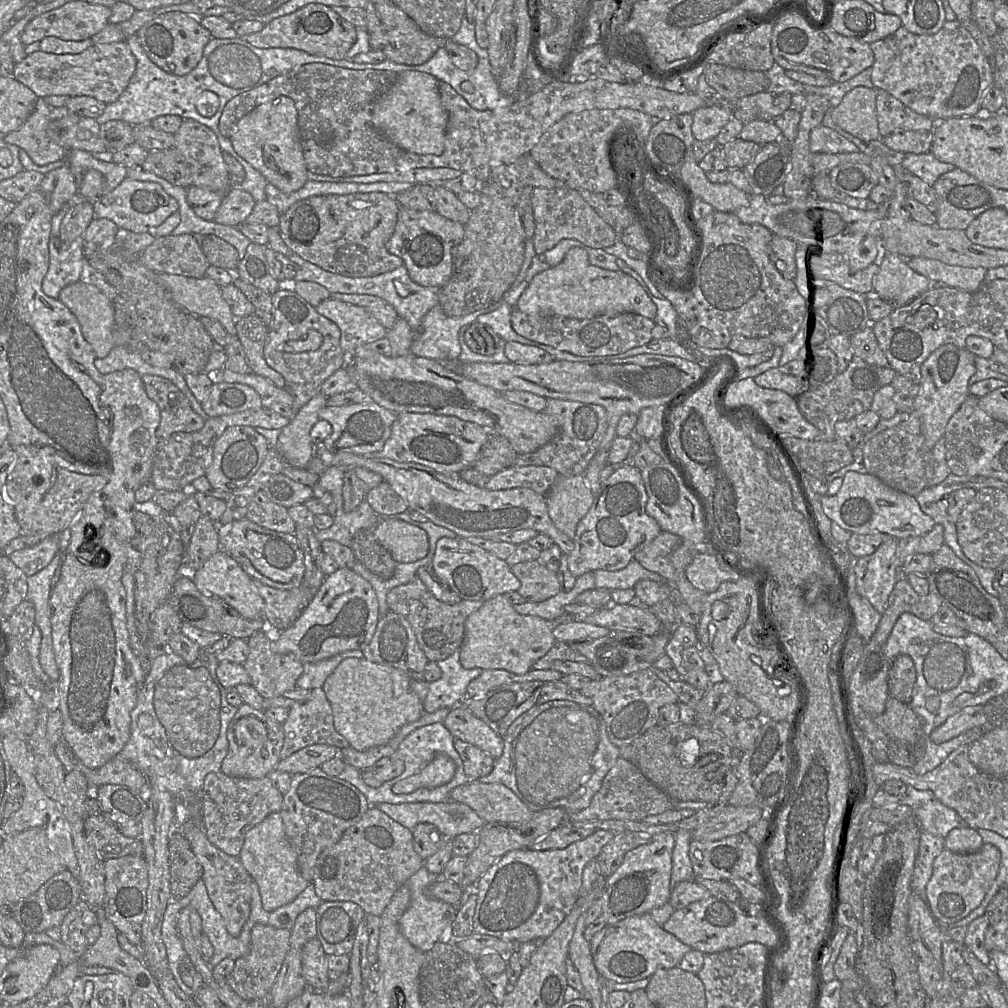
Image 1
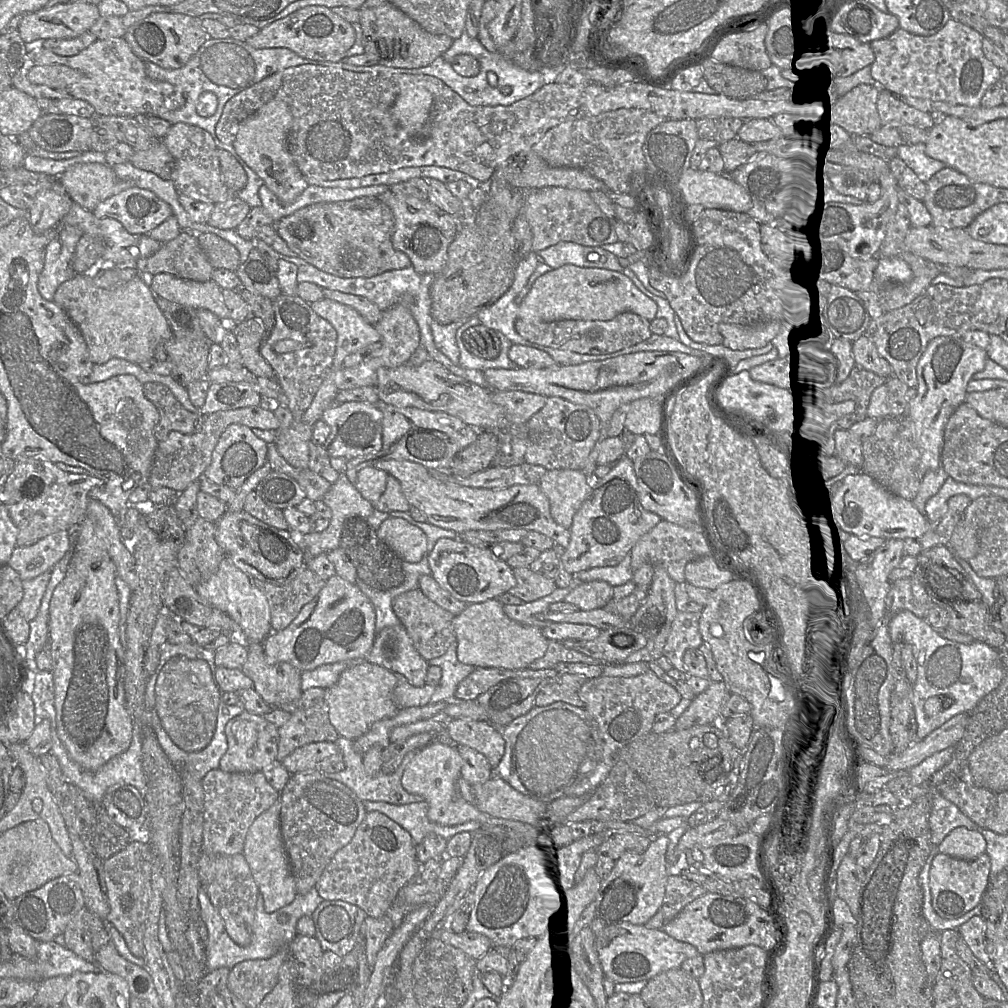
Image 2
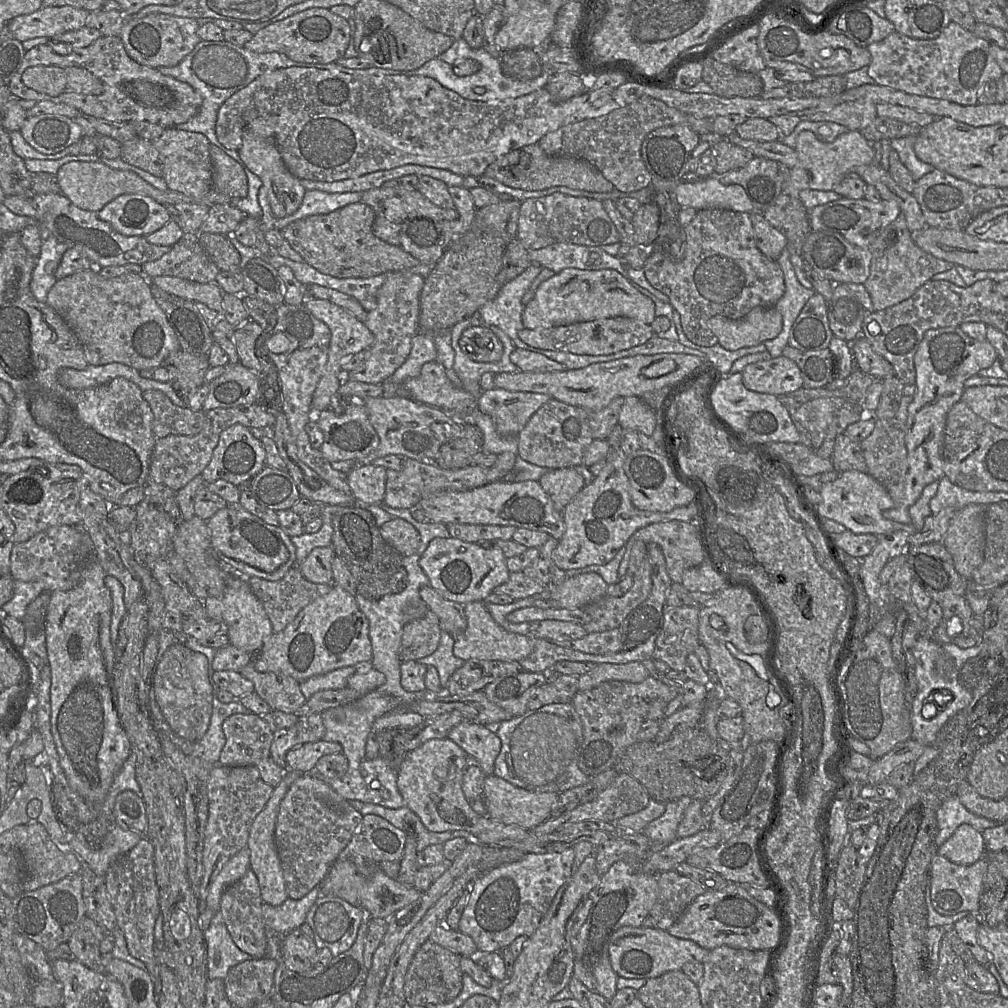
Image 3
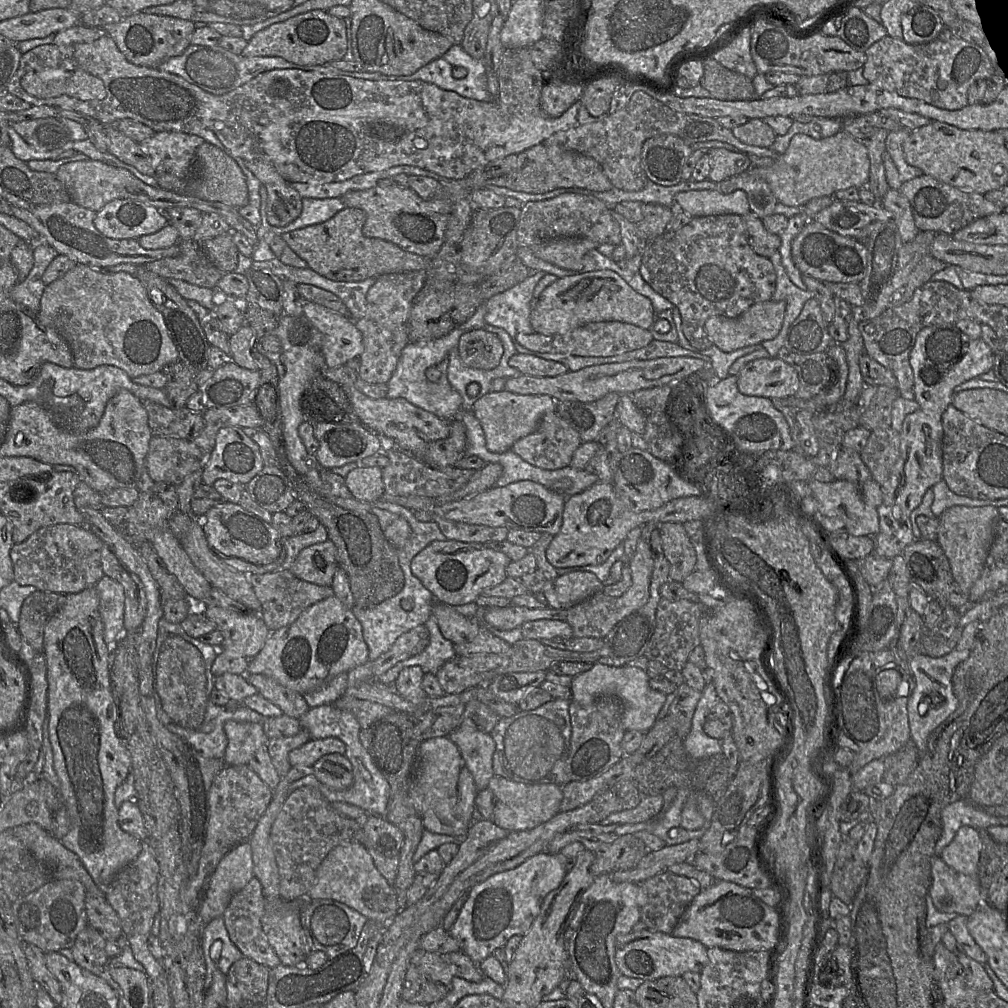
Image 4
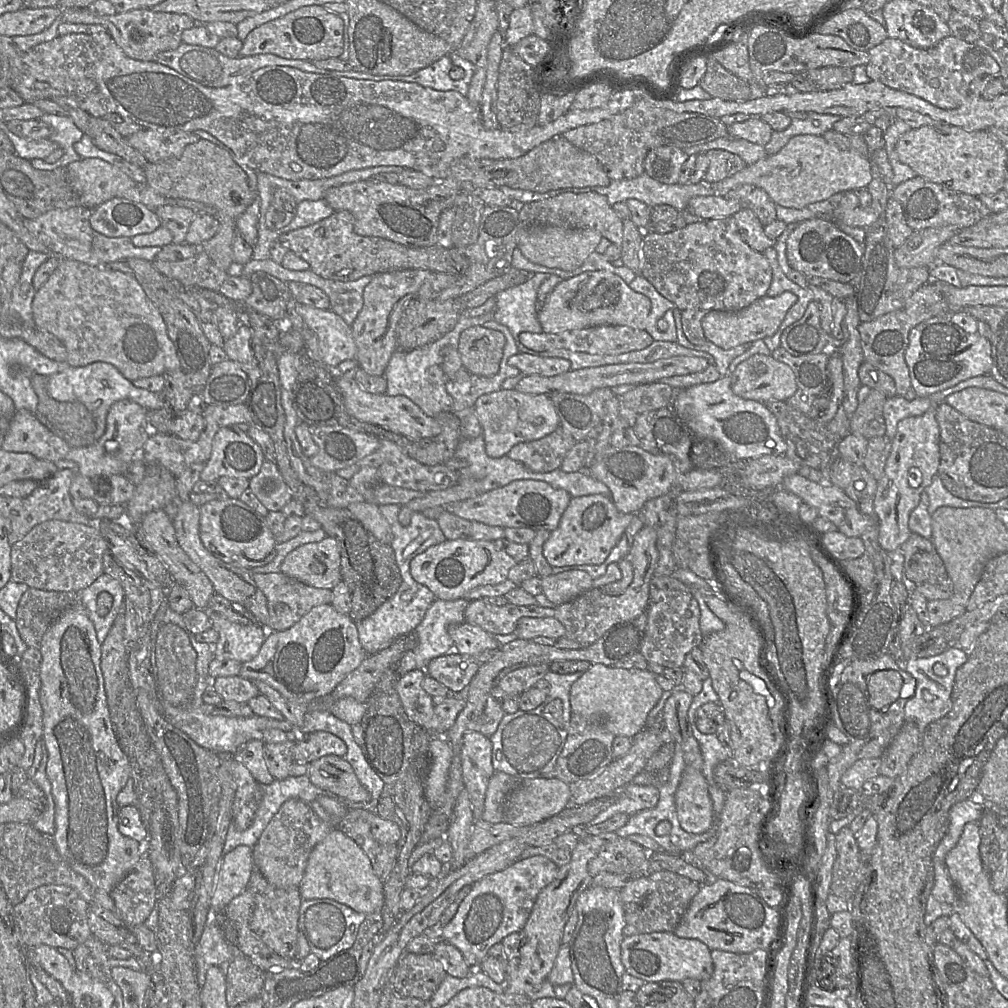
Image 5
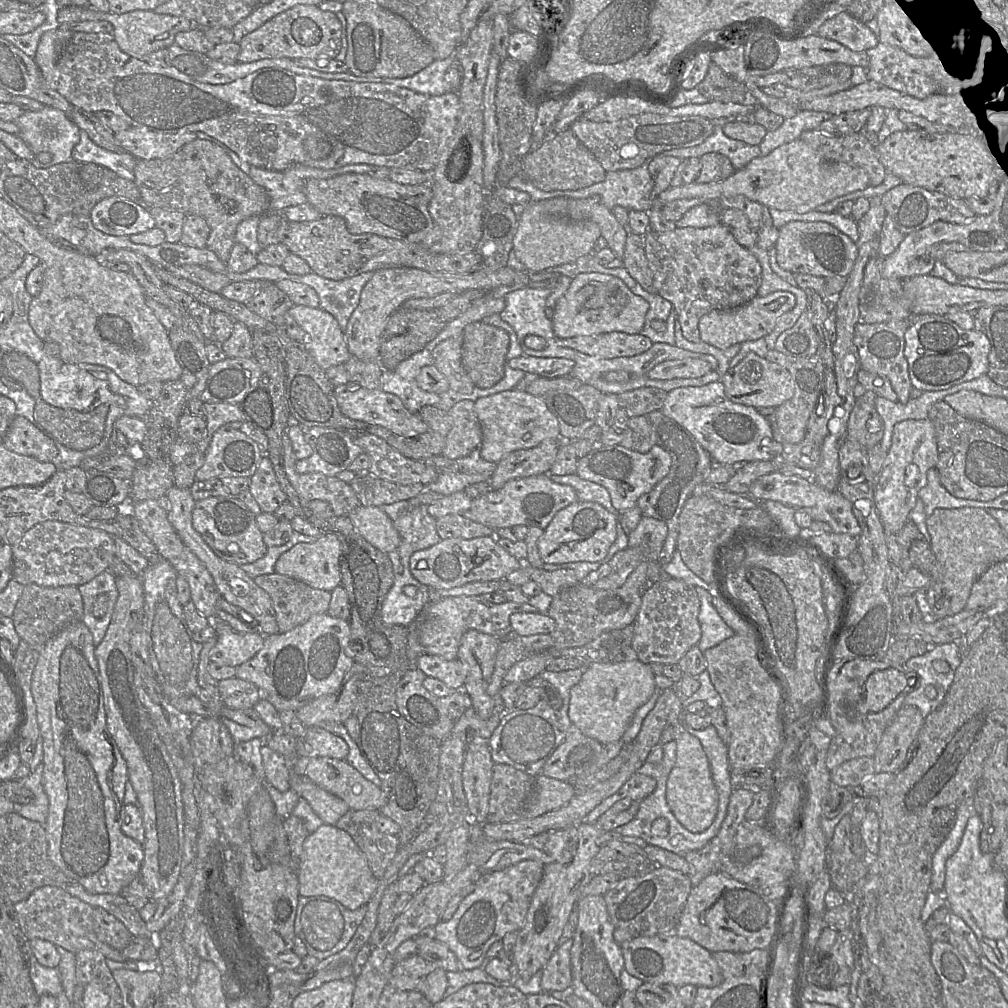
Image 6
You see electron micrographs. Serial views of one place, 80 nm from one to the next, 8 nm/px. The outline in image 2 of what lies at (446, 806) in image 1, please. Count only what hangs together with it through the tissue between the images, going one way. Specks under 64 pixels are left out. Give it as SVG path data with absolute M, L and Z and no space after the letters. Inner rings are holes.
M364 801L363 803L367 812L379 811L408 831L415 846L420 844L430 833L437 834L448 841L462 832L473 834L482 825L476 821L456 826L442 826L434 823L428 818L428 803L426 801L406 805L392 805L382 801Z

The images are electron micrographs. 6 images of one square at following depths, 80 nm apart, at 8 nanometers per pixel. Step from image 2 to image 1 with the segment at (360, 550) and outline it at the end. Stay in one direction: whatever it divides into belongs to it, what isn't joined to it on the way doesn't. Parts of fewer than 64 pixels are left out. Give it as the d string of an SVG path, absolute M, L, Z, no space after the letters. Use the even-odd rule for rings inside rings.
M372 529L357 531L352 538L350 548L355 558L370 572L384 580L393 577L398 563L376 539Z

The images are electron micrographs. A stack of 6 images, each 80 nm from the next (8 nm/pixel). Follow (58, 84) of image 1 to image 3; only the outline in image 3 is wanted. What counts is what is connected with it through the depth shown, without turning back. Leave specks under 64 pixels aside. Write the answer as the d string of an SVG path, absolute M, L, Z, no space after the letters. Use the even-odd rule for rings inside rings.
M101 36L89 46L75 49L69 55L57 54L47 44L26 51L23 61L8 85L11 94L20 99L64 103L81 114L96 118L128 122L148 121L163 128L174 128L194 117L202 104L201 96L188 83L163 75L157 68L139 64L126 52L120 36ZM33 66L82 67L96 76L103 85L100 95L64 93L50 96L26 87L22 81L24 71Z

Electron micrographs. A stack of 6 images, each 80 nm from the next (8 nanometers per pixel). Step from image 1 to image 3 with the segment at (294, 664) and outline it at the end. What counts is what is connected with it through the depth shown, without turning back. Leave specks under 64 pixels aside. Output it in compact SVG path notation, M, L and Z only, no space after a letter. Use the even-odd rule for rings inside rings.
M250 662L240 673L254 684L255 692L272 710L296 713L306 702L300 682L291 676L276 672L259 672Z

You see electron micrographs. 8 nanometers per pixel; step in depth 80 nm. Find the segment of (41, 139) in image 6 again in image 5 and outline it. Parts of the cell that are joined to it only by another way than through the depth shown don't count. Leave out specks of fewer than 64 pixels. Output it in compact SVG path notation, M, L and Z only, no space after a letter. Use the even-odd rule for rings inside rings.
M44 113L40 121L44 122L51 129L49 139L63 150L63 155L57 162L52 164L45 162L43 159L33 159L30 161L33 168L37 170L66 168L70 163L83 159L74 151L73 145L82 139L84 133L69 116Z

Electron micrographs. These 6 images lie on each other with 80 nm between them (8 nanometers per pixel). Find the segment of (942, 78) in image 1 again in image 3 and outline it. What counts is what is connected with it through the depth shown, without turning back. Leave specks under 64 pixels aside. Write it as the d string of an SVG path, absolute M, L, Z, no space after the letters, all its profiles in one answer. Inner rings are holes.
M952 21L934 39L913 39L894 31L885 39L866 47L871 55L868 75L877 85L907 94L948 100L963 106L976 105L981 88L987 82L996 81L1003 75L1002 69L990 53L989 46L986 40L974 36L970 31Z

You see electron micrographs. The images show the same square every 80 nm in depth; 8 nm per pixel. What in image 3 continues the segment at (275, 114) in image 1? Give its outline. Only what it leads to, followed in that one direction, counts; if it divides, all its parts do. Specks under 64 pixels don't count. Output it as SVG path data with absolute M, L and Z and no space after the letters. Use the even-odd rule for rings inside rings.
M259 117L247 126L238 154L246 167L261 180L266 188L270 207L275 217L284 218L299 209L306 189L300 180L286 168L272 137L269 117Z

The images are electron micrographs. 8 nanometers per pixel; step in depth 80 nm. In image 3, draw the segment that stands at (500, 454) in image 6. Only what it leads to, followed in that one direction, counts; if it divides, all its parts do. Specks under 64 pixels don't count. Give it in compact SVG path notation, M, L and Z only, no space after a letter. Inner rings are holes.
M494 388L478 398L478 410L491 417L500 436L518 435L533 414L551 399L531 392L513 392Z

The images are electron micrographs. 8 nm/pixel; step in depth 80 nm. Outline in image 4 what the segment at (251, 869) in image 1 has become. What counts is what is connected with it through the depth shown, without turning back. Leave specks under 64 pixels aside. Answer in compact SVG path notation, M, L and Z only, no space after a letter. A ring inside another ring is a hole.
M290 768L289 772L282 777L276 789L273 791L272 799L266 811L259 819L249 838L252 849L254 877L260 881L262 893L266 899L280 897L279 871L270 842L272 825L285 800L291 793L291 784L308 774L312 774L312 768Z

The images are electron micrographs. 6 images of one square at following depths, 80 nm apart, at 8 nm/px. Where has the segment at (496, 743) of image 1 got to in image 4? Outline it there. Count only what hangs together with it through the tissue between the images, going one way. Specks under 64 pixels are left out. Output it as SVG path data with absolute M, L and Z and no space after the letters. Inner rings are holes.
M458 727L449 735L449 739L457 745L463 765L472 774L478 792L487 788L494 776L496 745L492 736L472 727Z

